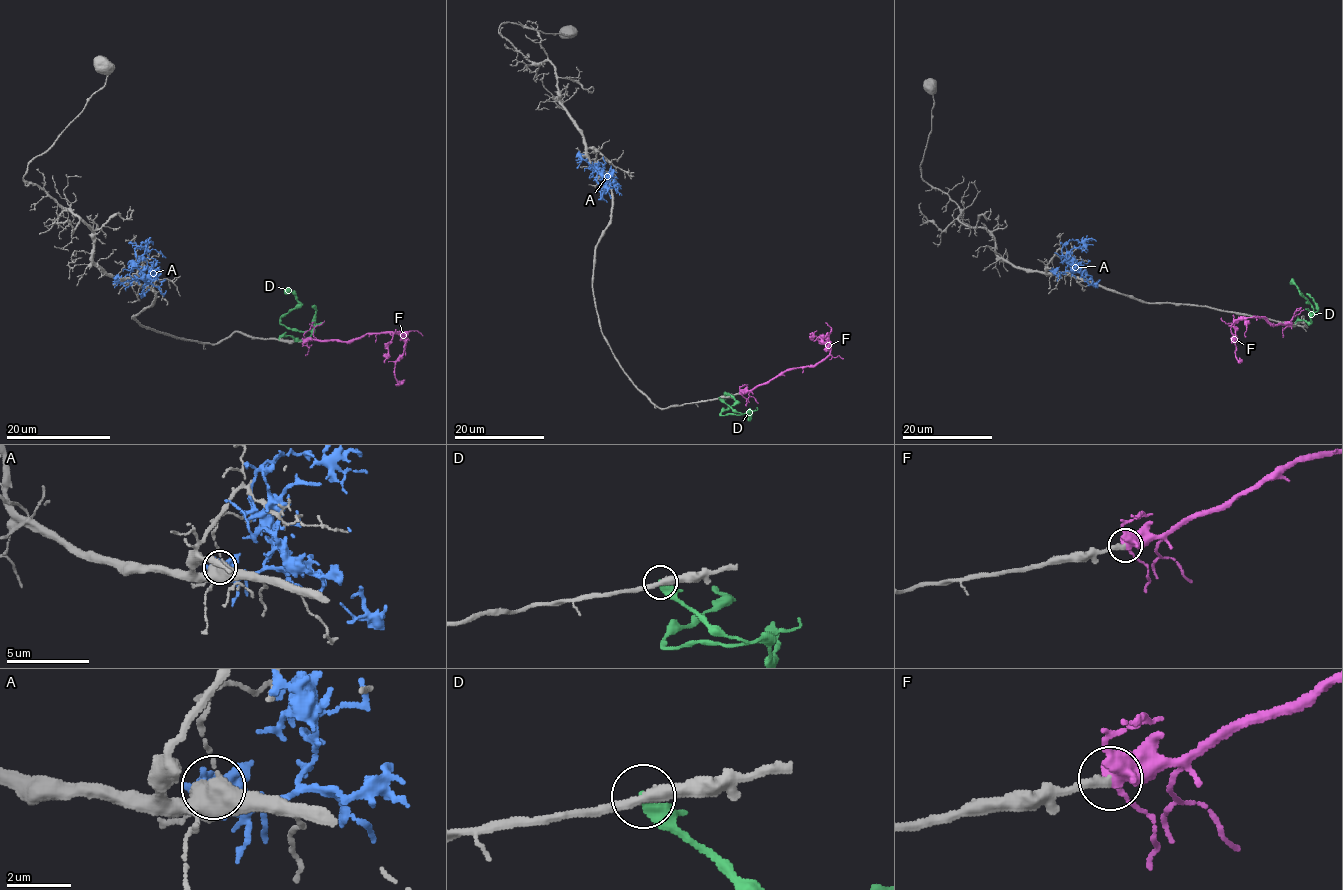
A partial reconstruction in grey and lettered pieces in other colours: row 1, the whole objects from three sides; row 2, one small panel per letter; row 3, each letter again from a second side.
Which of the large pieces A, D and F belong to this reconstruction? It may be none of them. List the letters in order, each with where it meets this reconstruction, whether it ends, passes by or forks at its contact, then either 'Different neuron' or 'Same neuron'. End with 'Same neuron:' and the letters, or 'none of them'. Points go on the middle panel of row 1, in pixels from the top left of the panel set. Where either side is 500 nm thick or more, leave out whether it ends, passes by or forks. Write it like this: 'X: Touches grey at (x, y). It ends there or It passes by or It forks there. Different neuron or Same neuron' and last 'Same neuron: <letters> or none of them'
A: Touches grey at (580, 155). Different neuron
D: Touches grey at (719, 397). It ends there. Different neuron
F: Touches grey at (740, 393). It forks there. Same neuron
Same neuron: F

